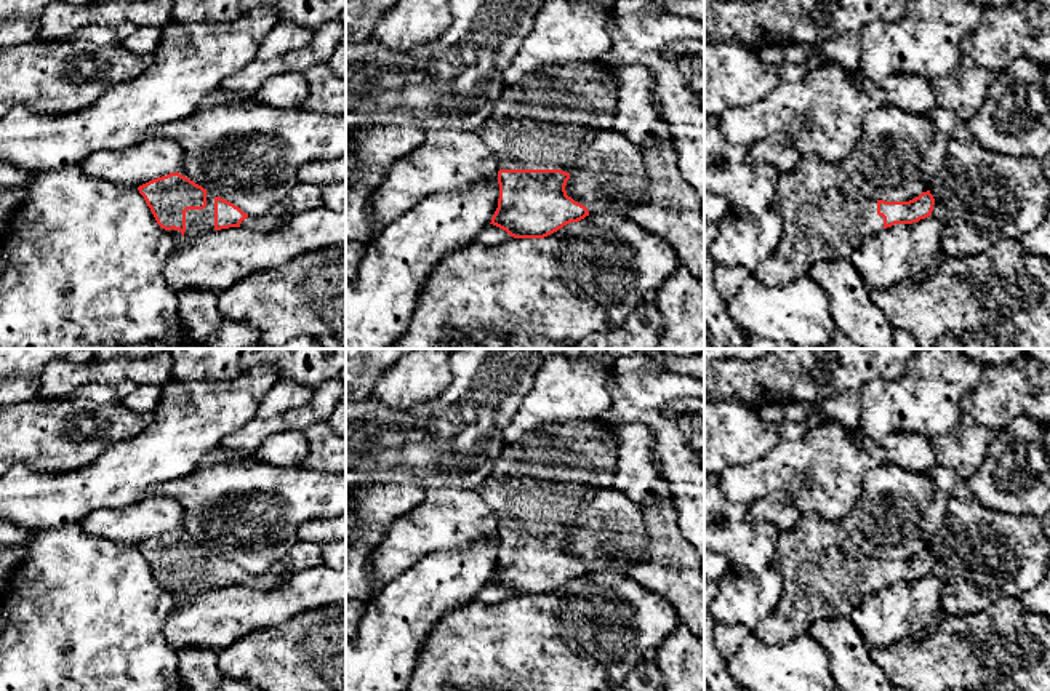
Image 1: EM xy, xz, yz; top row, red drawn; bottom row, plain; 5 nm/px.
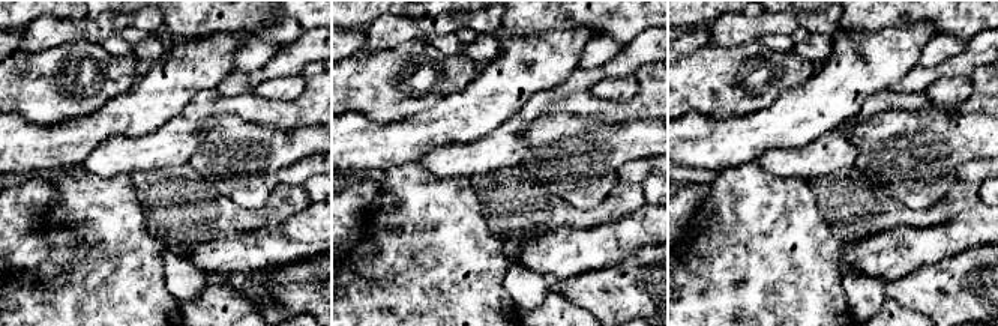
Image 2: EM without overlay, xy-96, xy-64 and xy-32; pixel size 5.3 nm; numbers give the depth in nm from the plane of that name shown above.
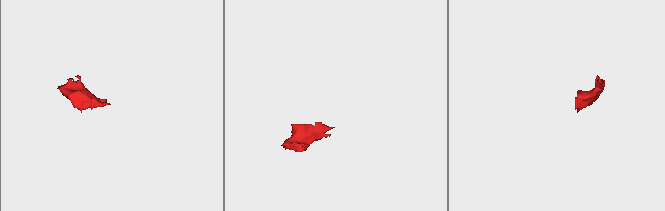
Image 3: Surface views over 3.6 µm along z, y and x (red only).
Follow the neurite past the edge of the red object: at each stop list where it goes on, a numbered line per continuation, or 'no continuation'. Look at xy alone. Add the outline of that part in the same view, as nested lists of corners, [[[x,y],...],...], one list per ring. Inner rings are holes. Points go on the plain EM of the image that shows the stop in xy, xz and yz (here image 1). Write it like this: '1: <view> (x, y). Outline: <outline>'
1: xy (199, 581). Outline: [[[206,549],[206,565],[186,569],[184,592],[174,587],[168,589],[176,603],[214,589],[214,555],[213,550]]]

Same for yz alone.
1: yz (825, 575). Outline: [[[804,513],[799,525],[778,534],[771,563],[783,577],[783,593],[776,611],[752,632],[765,645],[784,645],[808,632],[818,619],[850,617],[861,601],[884,587],[877,558],[866,555],[839,526],[813,513]]]

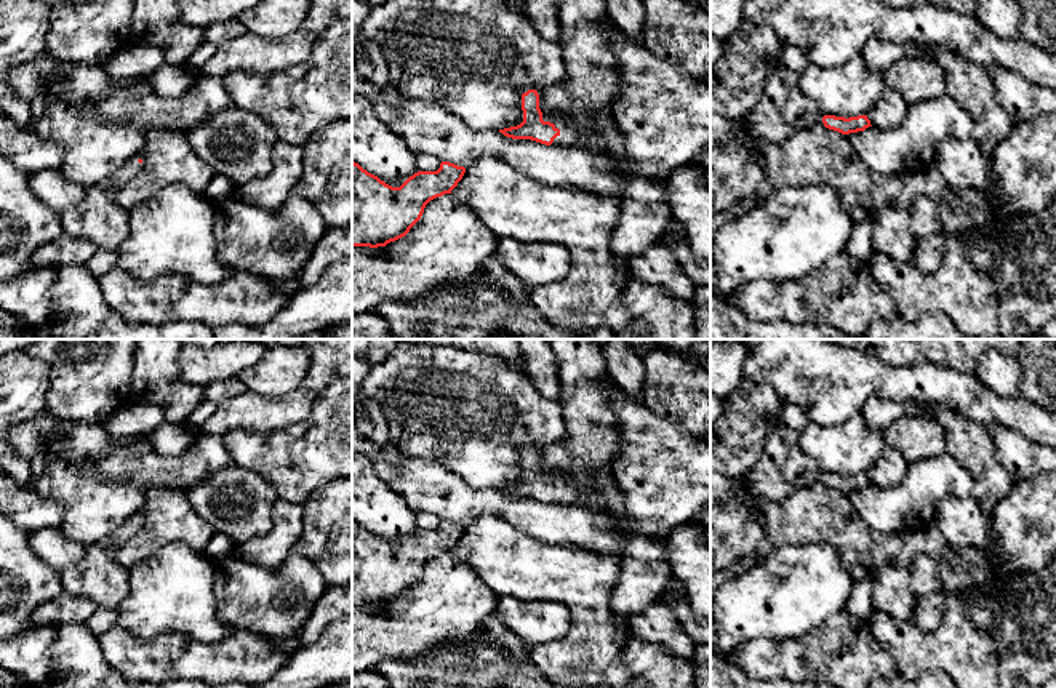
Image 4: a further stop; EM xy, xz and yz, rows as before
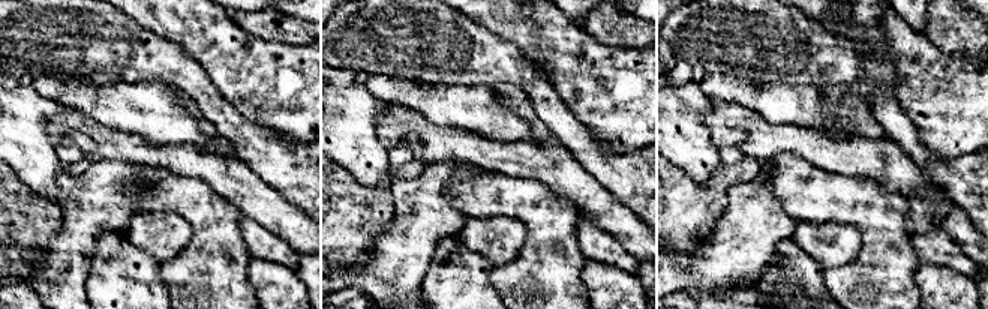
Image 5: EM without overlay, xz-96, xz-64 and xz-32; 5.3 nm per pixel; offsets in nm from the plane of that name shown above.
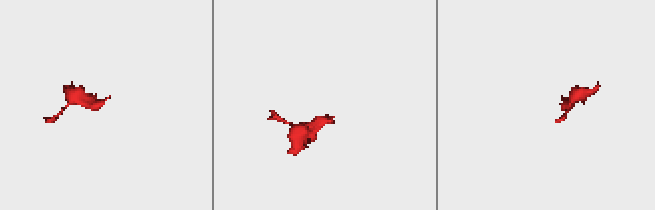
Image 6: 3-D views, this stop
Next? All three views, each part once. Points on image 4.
1: xz (572, 490). Outline: [[[542,472],[542,478],[554,482],[555,486],[560,488],[560,493],[552,501],[555,504],[574,504],[587,493],[587,490],[573,475]]]

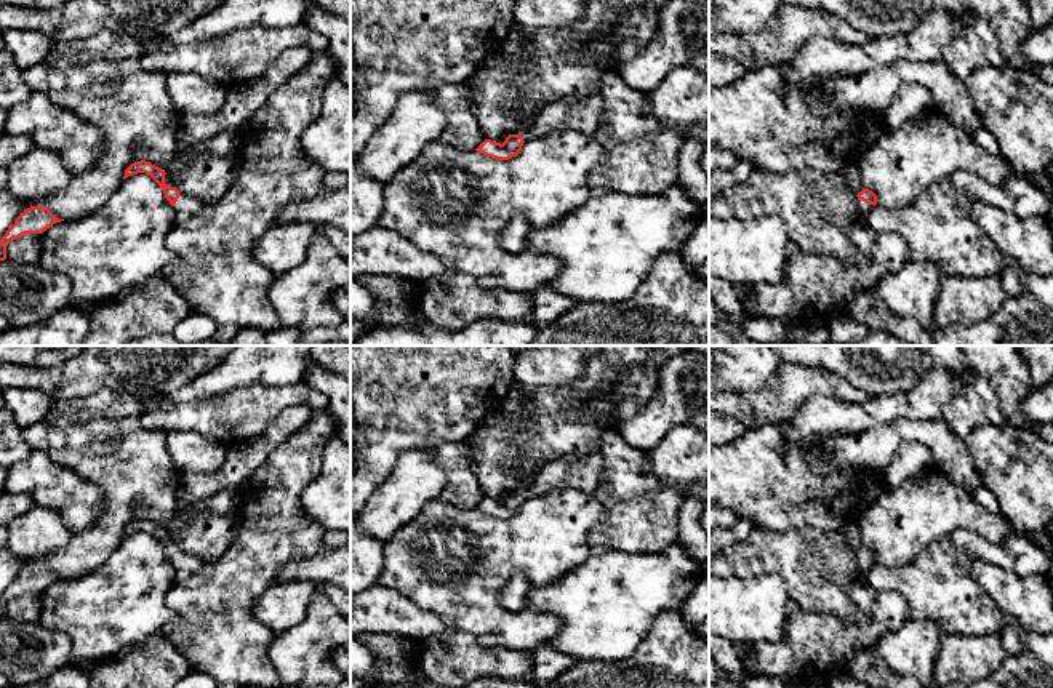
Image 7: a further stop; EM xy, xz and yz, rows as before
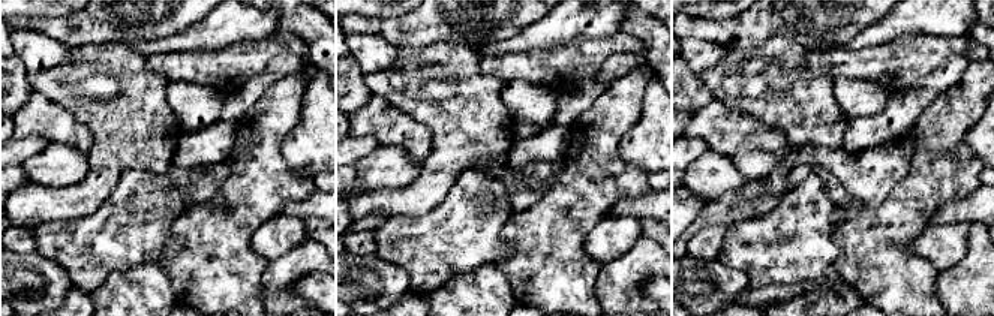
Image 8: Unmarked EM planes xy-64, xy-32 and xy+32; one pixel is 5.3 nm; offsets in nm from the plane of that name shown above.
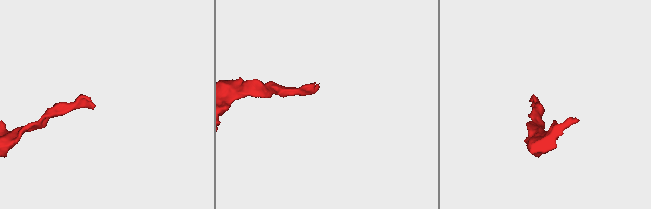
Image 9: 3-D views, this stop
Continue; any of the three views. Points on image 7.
1: xy (186, 564). Outline: [[[165,533],[165,542],[178,547],[176,541],[168,533]],[[179,549],[179,557],[178,557],[178,560],[174,563],[176,581],[186,579],[187,576],[190,576],[195,571],[198,571],[203,565],[205,563],[202,562],[200,557],[195,557],[192,554],[182,552]]]

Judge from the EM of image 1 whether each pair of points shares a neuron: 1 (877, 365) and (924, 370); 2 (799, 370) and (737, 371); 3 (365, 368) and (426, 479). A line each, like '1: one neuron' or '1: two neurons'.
1: two neurons
2: one neuron
3: two neurons

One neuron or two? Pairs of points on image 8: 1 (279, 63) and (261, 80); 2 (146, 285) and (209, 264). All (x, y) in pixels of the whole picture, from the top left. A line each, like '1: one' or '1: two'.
1: one
2: two

